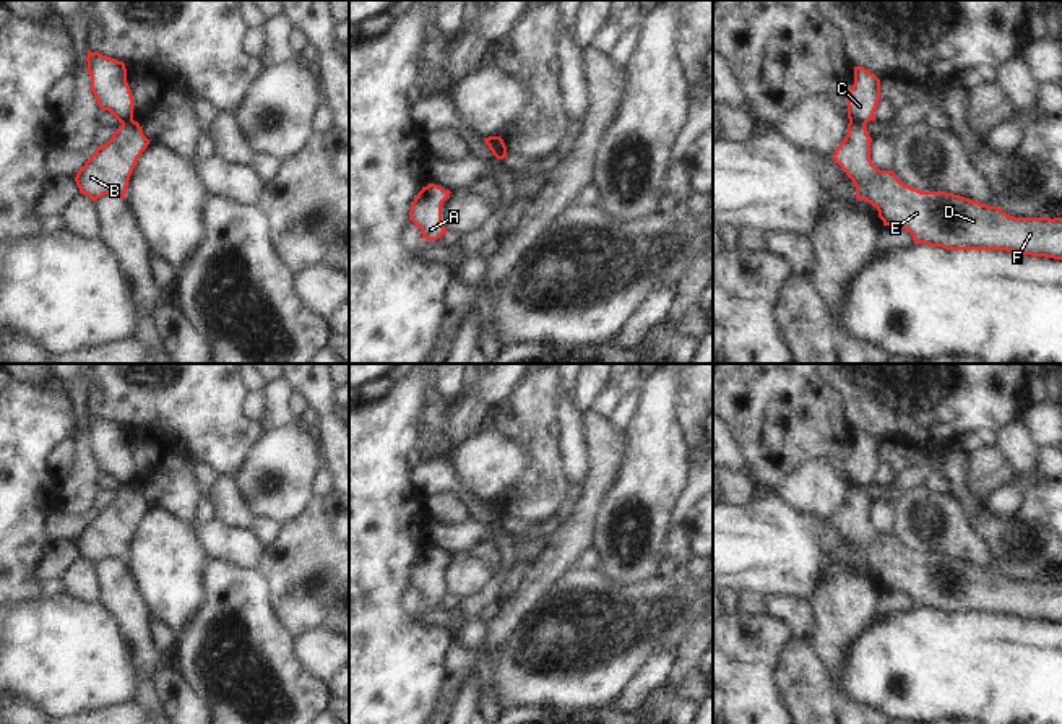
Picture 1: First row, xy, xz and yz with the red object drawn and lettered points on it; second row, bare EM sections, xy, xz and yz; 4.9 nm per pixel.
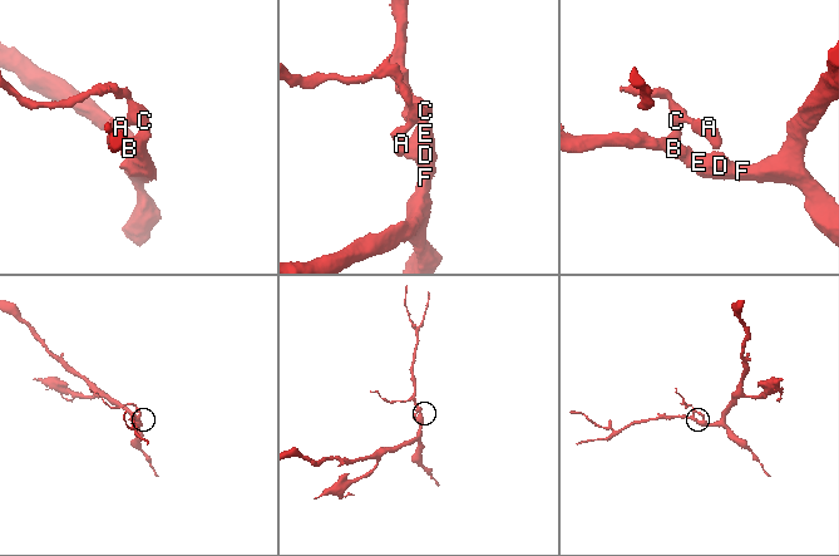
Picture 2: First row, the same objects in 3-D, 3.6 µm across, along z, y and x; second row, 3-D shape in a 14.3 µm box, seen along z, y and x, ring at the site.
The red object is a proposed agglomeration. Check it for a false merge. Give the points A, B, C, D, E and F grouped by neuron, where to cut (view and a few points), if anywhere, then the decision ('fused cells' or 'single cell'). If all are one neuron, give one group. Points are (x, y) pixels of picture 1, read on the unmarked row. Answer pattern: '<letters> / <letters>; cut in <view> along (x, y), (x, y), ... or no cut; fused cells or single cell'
A C / B D E F; cut in yz along (850, 484), (864, 487); fused cells

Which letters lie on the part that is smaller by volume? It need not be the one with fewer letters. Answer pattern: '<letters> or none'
A, C

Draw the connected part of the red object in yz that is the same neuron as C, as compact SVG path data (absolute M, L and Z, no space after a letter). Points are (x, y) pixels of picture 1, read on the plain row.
M854 430L854 448L848 461L848 482L854 487L875 484L880 464L880 443L864 430Z

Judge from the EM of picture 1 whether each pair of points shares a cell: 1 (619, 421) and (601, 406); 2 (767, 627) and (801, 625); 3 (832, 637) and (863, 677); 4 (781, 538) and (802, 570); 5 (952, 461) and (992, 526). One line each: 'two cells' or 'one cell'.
1: two cells
2: two cells
3: two cells
4: one cell
5: one cell

